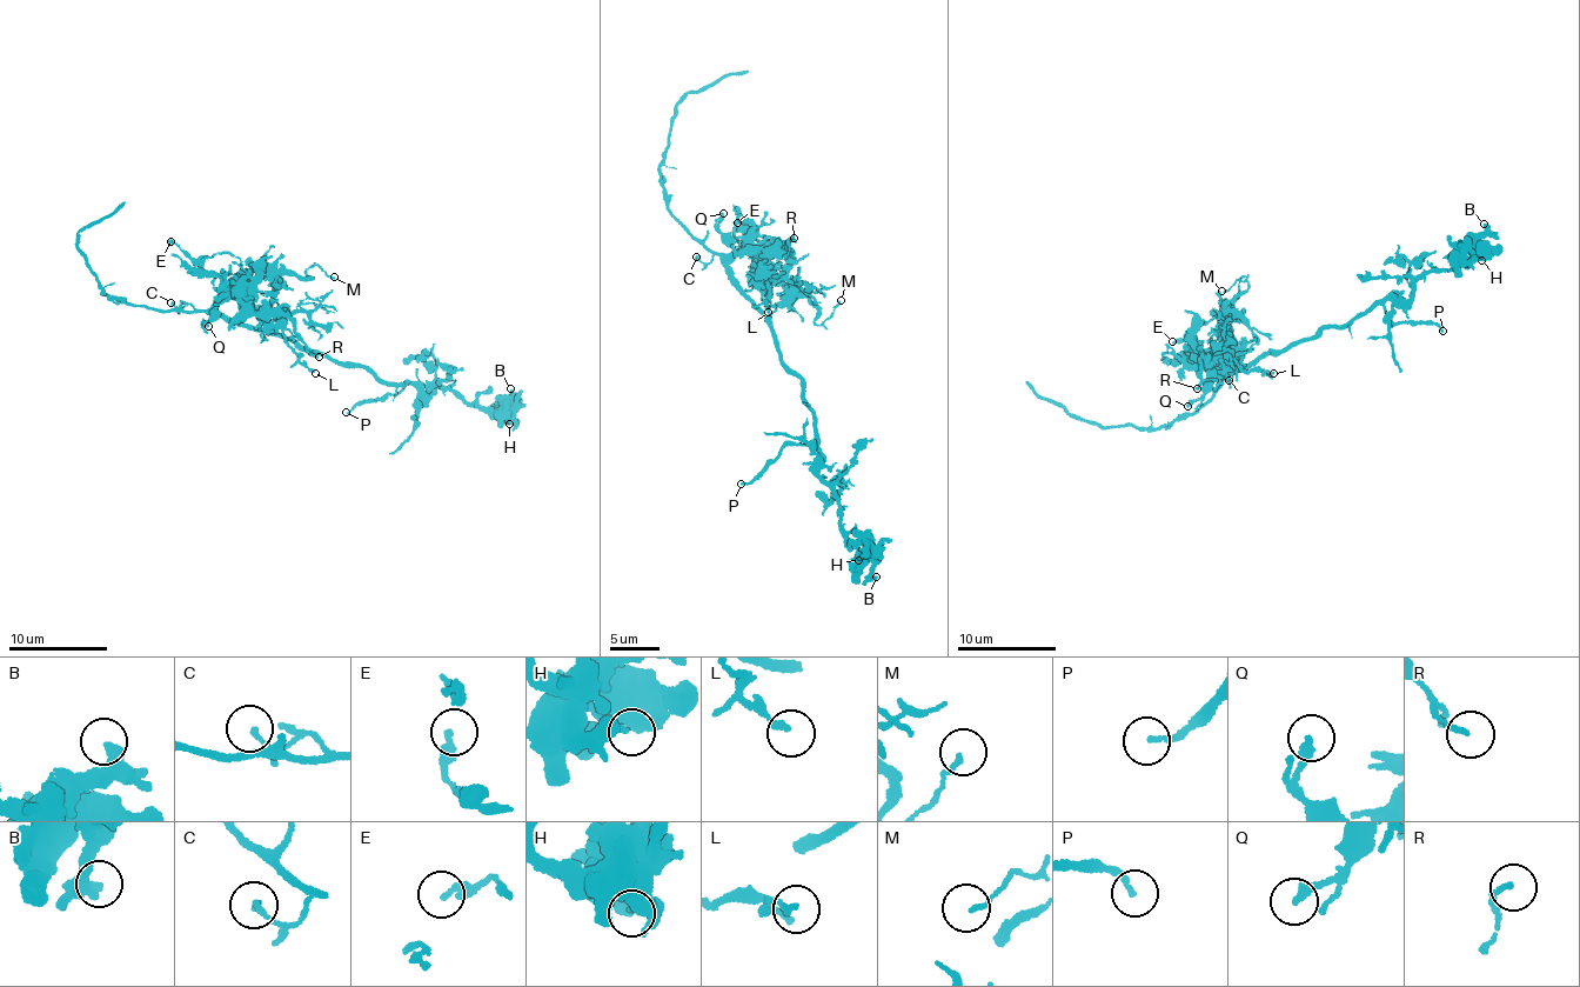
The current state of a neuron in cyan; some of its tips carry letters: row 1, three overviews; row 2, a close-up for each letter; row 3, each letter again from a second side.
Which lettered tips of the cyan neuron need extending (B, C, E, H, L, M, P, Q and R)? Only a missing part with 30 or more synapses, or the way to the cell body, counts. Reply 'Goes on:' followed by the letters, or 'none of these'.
Goes on: none of these

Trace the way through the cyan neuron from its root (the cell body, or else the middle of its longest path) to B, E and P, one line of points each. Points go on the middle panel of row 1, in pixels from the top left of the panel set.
B: (756, 304), (780, 361), (801, 379), (841, 534), (872, 560), (876, 577)
E: (756, 304), (738, 285), (729, 266), (729, 255), (755, 233), (748, 232), (740, 244), (735, 239), (737, 222)
P: (756, 304), (780, 361), (801, 379), (816, 437), (809, 445), (787, 445), (741, 484)

